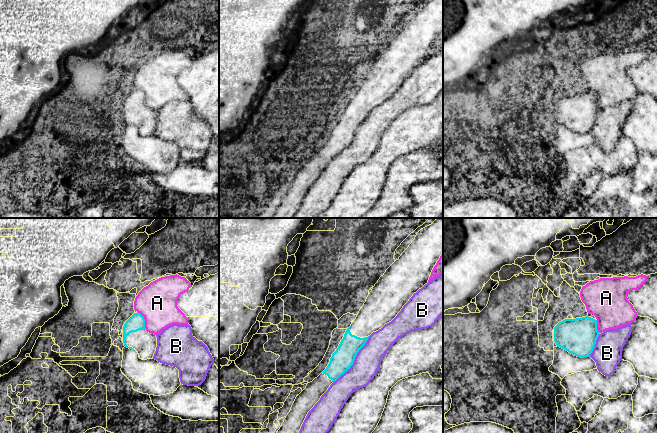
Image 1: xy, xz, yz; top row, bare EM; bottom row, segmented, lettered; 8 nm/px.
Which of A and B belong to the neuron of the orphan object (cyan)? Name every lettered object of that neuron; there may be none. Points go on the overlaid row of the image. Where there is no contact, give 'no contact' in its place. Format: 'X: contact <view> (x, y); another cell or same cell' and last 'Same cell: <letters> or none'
A: contact xy (144, 320); another cell
B: contact xz (354, 359); another cell
Same cell: none

